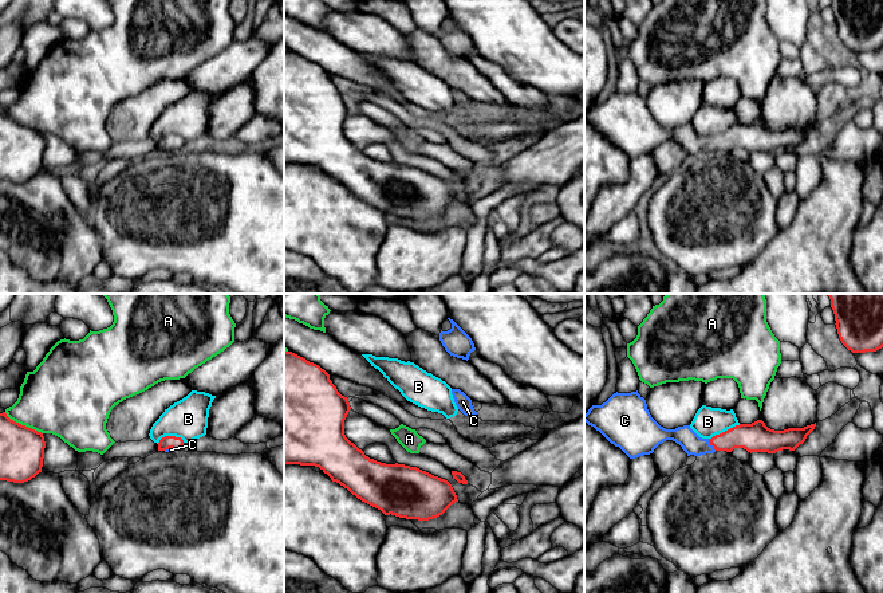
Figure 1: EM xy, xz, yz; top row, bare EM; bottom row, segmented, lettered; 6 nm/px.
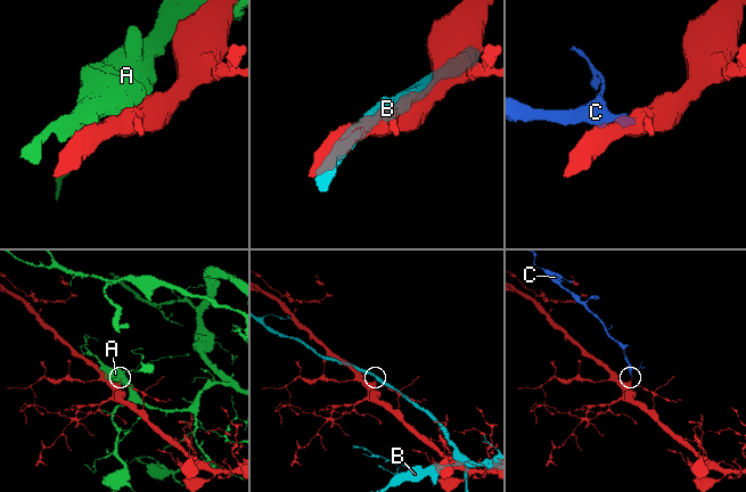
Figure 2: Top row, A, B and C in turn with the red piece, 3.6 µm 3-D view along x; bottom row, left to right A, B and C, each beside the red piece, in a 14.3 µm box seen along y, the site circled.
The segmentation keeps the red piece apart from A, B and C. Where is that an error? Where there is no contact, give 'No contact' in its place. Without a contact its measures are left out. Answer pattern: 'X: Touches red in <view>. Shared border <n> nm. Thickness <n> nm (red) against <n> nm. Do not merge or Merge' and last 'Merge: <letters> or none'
A: Touches red in xy. Shared border 260 nm. Thickness 280 nm (red) against 420 nm. Do not merge
B: Touches red in yz. Shared border 200 nm. Thickness 180 nm (red) against 180 nm. Do not merge
C: Touches red in yz. Shared border 80 nm. Thickness 160 nm (red) against 120 nm. Merge
Merge: C

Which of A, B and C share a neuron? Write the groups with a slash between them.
A / B / C

